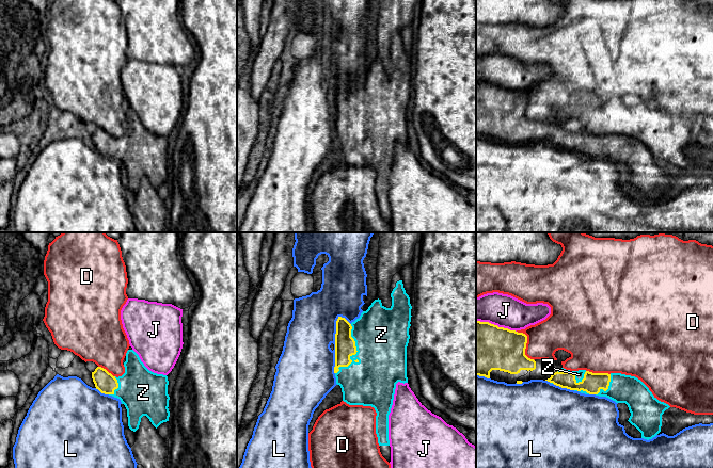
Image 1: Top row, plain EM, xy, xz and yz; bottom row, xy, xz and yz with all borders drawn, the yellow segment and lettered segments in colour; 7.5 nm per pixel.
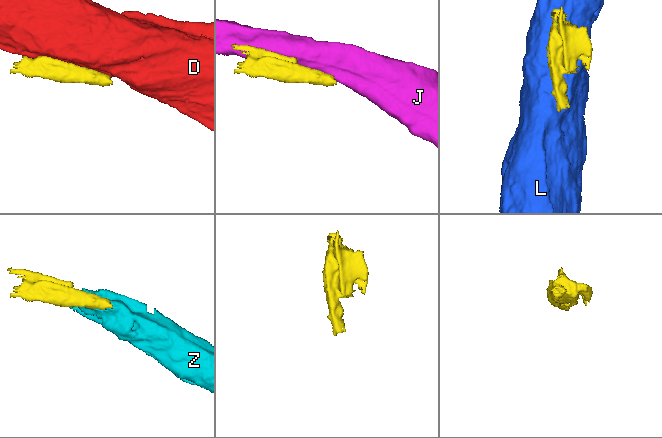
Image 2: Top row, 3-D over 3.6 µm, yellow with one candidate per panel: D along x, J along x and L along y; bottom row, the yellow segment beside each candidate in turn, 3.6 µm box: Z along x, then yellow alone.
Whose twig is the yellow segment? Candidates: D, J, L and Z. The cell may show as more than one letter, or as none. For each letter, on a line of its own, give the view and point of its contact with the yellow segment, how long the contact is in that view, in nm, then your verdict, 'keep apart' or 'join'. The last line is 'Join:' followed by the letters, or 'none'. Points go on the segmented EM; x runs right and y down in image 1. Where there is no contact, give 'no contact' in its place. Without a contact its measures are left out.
D: yz (525, 344) | 260 nm | keep apart
J: yz (496, 325) | 320 nm | keep apart
L: xz (335, 344) | 440 nm | keep apart
Z: xz (355, 353) | 400 nm | join
Join: Z

